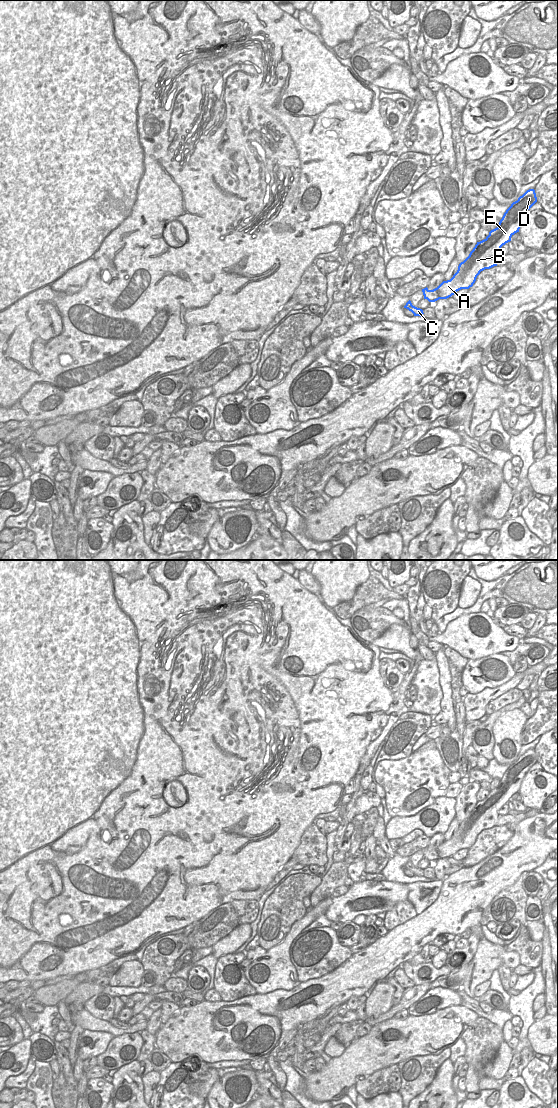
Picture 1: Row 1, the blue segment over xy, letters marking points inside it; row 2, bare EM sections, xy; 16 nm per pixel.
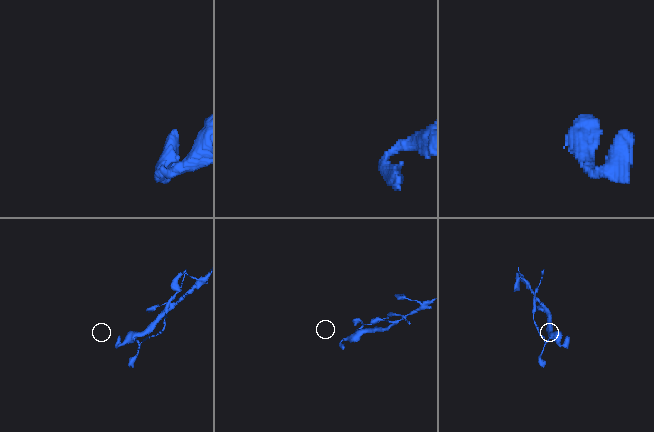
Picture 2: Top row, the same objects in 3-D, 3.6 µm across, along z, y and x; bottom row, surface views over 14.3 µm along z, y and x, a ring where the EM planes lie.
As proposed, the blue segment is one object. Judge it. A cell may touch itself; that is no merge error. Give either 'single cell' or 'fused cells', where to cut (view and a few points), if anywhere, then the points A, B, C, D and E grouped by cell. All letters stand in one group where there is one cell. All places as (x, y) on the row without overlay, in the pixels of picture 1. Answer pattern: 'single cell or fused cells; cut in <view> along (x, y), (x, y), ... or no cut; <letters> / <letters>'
fused cells; cut in xy along (414, 866), (409, 869); A B D E / C

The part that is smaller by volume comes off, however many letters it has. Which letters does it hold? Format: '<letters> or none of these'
C

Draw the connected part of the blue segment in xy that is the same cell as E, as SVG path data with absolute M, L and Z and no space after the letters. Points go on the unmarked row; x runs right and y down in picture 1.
M534 749L527 750L506 770L498 787L491 790L482 801L477 802L469 816L459 824L457 832L450 840L443 841L437 848L422 849L424 859L435 862L447 859L461 849L473 846L481 831L497 826L499 810L519 792L523 778L537 762Z

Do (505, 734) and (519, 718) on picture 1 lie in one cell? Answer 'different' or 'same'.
same

